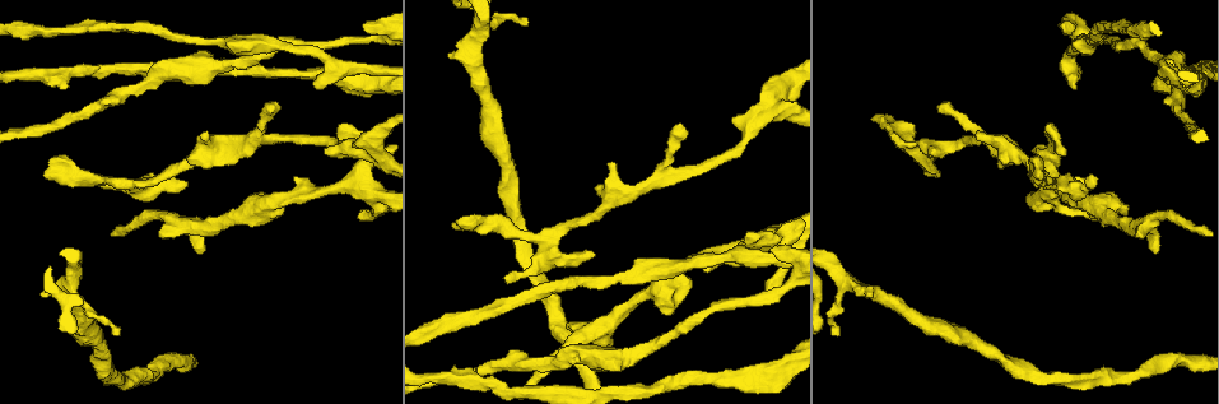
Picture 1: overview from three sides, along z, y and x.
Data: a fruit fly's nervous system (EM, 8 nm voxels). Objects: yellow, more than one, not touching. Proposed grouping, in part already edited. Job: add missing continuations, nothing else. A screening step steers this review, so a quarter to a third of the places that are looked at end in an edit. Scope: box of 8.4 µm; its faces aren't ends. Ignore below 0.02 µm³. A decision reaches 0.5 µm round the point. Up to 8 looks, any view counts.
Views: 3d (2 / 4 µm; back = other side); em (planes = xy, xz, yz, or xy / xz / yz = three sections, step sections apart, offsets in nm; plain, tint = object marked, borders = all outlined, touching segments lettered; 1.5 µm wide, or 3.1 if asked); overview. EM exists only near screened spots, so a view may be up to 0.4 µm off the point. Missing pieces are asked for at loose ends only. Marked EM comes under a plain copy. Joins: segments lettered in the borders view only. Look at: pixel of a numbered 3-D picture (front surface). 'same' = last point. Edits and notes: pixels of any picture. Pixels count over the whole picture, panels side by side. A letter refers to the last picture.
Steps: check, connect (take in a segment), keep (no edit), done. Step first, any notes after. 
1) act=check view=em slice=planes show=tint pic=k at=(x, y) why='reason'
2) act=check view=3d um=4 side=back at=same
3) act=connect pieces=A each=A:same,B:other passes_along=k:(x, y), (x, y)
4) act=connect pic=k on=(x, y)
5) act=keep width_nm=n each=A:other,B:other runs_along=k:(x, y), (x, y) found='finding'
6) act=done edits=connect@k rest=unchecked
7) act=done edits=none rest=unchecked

act=check view=em slice=planes show=tint pic=1 at=(1092, 173) why='an open end'

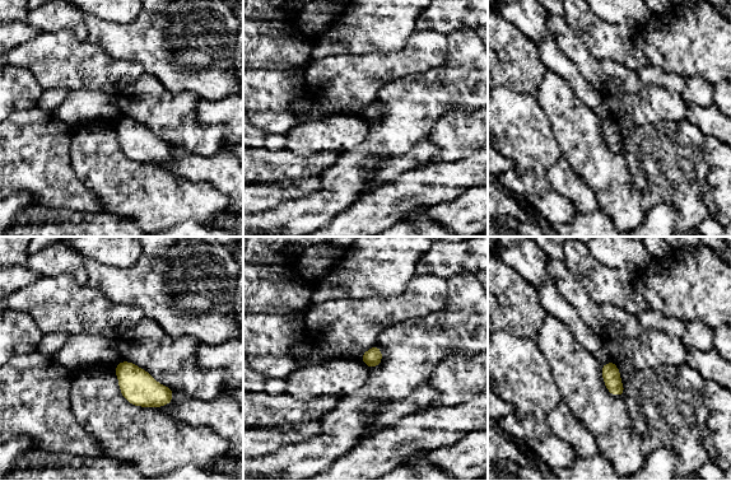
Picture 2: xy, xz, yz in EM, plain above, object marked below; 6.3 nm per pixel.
act=check view=em slice=planes show=borders at=same

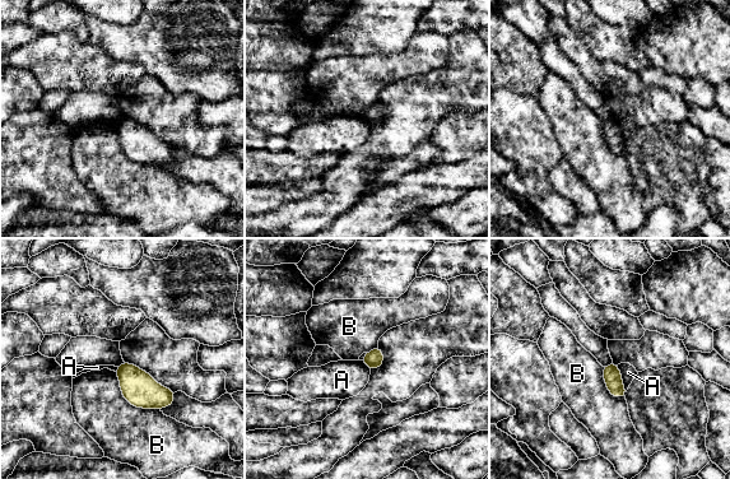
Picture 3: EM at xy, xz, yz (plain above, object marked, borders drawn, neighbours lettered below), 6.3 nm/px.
act=keep each=A:other,B:other border=3:(617, 364), (626, 391) found='no lettered segment goes on from it'

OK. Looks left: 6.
act=check view=3d um=2 pic=1 at=(451, 55) why='branch stops here'

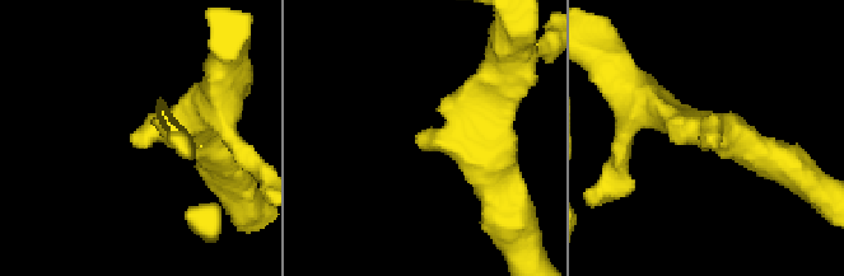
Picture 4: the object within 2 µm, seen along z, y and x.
act=check view=em slice=planes show=borders pic=4 at=(420, 135) arm_widths_nm=260,260 why='now the EM'

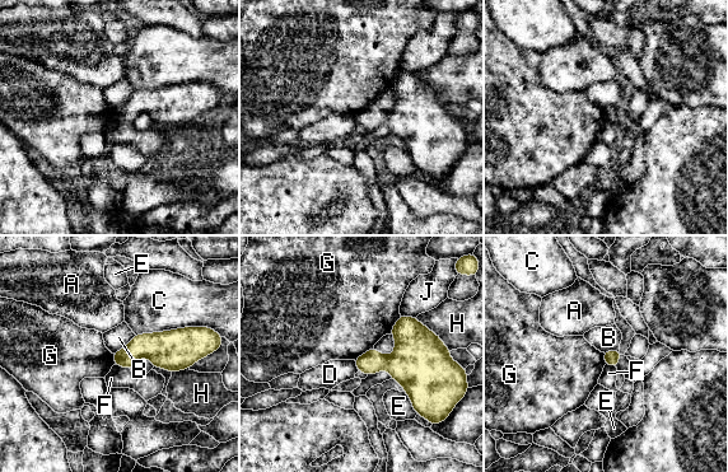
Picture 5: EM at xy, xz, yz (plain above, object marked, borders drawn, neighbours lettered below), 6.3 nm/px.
act=keep each=A:other,B:other,C:other,D:other,E:other,F:other,G:other,H:other,J:other border=5:(373, 347), (354, 360) found='no lettered segment goes on from it'

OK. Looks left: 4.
act=check view=em slice=yz step=4 show=tint pic=1 at=(1076, 88) why='an open end'

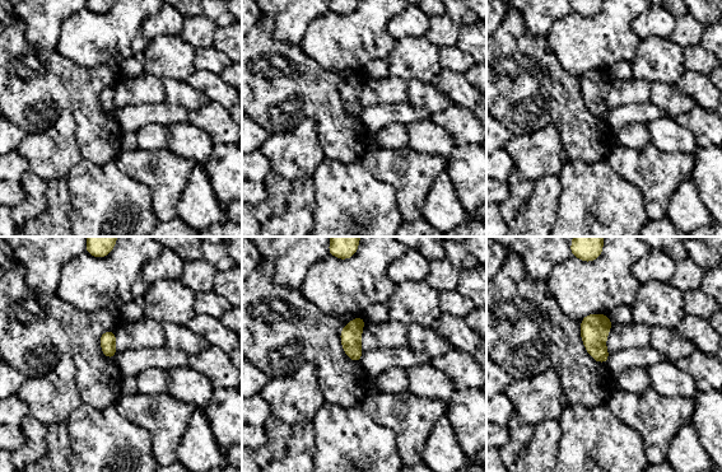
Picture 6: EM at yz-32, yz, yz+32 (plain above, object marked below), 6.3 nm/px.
act=check view=em slice=planes show=borders at=same why='cut it another way'

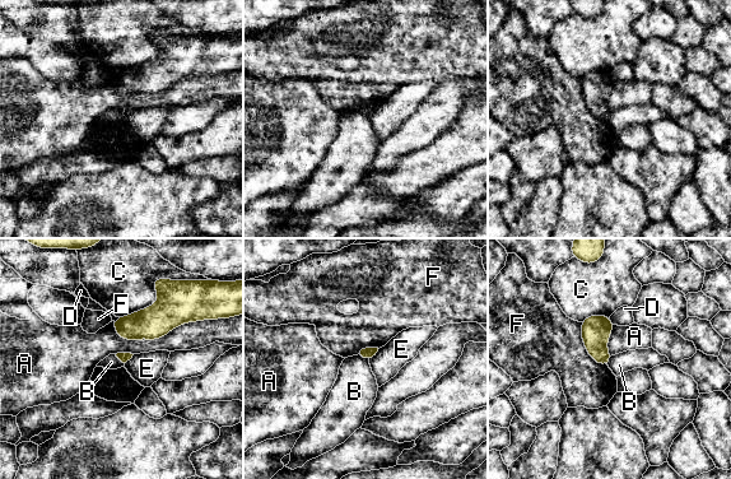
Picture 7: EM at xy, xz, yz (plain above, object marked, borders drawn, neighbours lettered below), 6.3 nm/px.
act=keep each=A:other,B:other,C:other,D:other,E:other,F:other border=7:(357, 354), (368, 361) found='no lettered segment goes on from it'

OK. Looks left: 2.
act=done edits=none rest=unchecked

